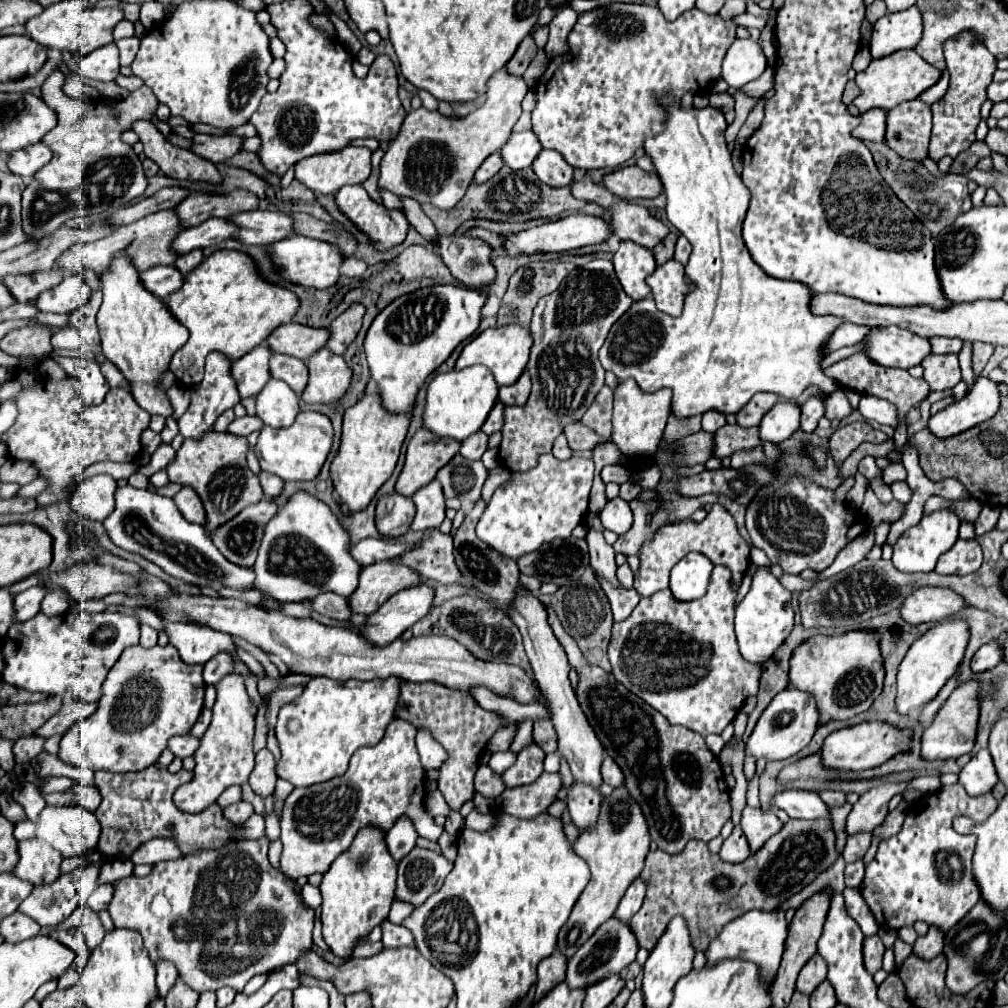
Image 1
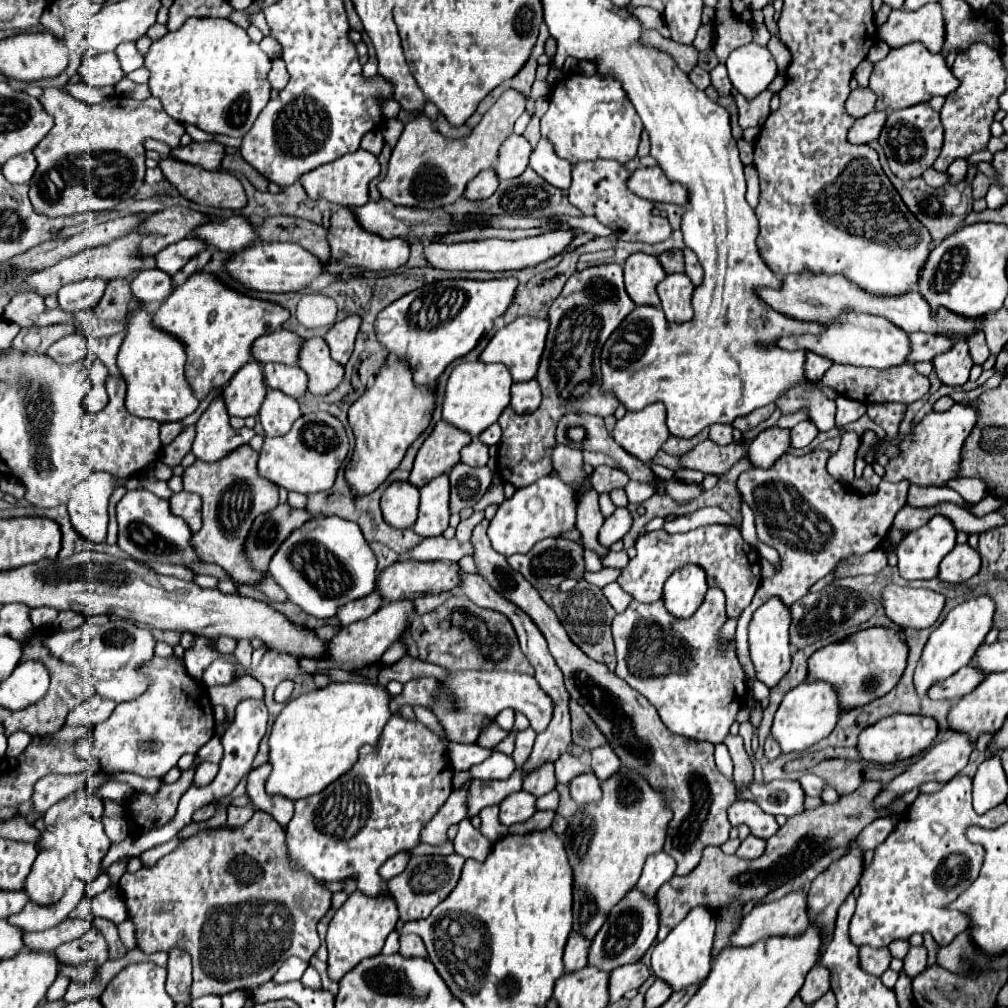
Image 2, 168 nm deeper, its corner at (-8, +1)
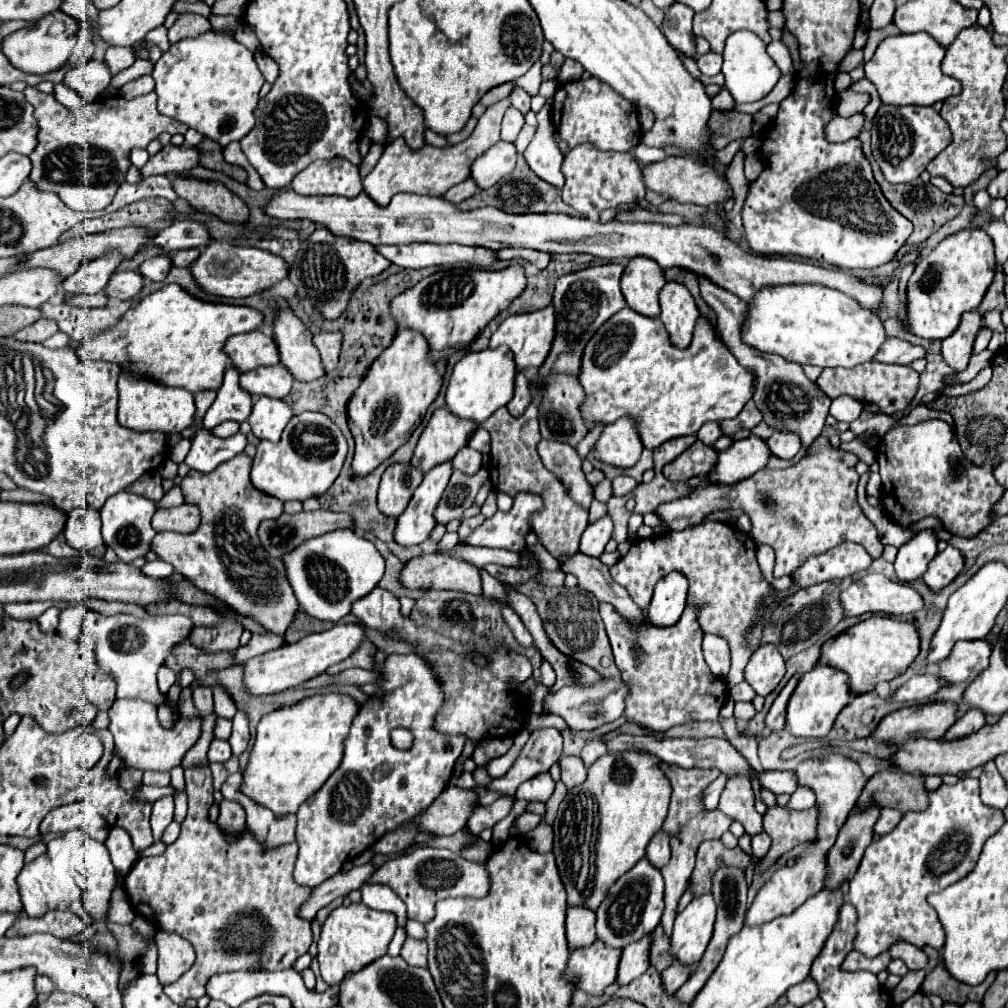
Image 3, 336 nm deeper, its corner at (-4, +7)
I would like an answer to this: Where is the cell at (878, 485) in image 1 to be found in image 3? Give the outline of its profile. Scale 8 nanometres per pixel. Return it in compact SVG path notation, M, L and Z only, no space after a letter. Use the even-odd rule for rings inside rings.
M931 419L931 421L921 421L917 425L895 425L889 429L881 441L879 441L879 473L883 479L883 507L889 515L889 519L909 525L915 523L927 515L937 515L943 525L953 533L953 535L963 535L963 537L973 537L981 529L985 529L991 523L991 505L1003 495L1005 487L1001 487L991 469L1001 461L1001 459L987 459L981 467L969 463L959 447L953 433L953 427L941 419Z

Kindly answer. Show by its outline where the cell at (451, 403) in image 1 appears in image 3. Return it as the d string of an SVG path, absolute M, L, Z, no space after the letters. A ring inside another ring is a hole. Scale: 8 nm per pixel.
M507 347L467 353L453 367L447 395L445 395L447 409L461 419L469 419L469 421L481 425L485 419L491 417L491 413L495 413L499 407L503 407L507 401L511 401L515 375L517 375L515 361Z

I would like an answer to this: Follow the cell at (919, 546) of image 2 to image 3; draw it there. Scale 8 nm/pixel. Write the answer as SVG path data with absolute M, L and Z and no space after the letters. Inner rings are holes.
M923 529L915 533L907 543L899 547L895 559L895 573L899 581L911 583L927 571L931 559L937 555L937 535L933 529Z

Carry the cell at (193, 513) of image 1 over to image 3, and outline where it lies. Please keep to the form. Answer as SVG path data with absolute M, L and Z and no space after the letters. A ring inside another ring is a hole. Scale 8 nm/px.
M183 503L179 507L157 509L153 515L155 531L175 531L175 533L191 533L201 523L201 511L197 505Z

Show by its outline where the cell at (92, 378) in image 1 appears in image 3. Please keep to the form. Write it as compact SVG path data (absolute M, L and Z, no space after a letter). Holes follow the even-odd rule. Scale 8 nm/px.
M171 283L143 297L121 317L121 321L113 329L89 341L81 341L81 345L77 347L77 355L79 359L103 359L119 363L121 367L127 367L135 373L143 373L165 385L185 387L193 393L201 389L221 387L217 391L217 399L203 417L203 425L207 429L213 429L227 419L243 423L251 415L253 395L241 387L239 369L227 367L231 359L223 351L223 347L231 335L255 331L261 323L263 313L253 307L209 303L193 297L181 285Z

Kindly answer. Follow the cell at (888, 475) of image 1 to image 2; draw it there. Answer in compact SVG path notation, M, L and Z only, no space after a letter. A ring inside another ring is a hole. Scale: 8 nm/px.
M815 449L807 455L785 453L771 469L749 469L741 473L737 479L737 493L751 507L755 515L759 541L777 549L781 557L781 571L771 579L761 581L753 597L753 603L741 613L737 621L737 635L735 635L737 657L741 659L743 671L747 673L749 701L755 703L749 719L753 725L751 746L754 753L759 745L757 728L763 711L759 699L753 695L755 669L751 665L749 645L747 645L747 629L755 609L759 609L759 605L767 603L771 597L779 597L783 605L791 607L791 603L803 597L813 583L829 575L831 569L835 569L843 557L851 553L869 553L881 547L883 539L889 533L895 513L907 503L907 491L909 491L907 481L901 483L881 481L877 495L863 497L849 483L837 481L827 473L825 465L829 457L831 453L823 449Z

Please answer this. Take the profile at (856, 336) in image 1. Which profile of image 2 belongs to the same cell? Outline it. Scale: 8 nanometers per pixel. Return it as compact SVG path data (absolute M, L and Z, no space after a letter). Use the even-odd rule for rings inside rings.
M807 353L807 359L805 359L805 377L809 381L819 381L831 365L833 365L831 361L827 361L827 359L819 357L819 355Z

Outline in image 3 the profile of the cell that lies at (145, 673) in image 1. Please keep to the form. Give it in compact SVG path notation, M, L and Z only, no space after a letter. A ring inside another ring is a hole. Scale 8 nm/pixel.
M117 699L109 709L109 731L115 739L115 755L129 769L169 771L177 767L183 755L195 745L201 735L201 717L179 717L171 729L165 729L157 717L157 705L141 699Z

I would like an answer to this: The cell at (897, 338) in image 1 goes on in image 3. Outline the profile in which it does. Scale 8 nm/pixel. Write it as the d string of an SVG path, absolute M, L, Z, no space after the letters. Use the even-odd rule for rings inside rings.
M777 285L767 287L765 291L759 291L759 297L753 299L749 305L749 317L747 327L743 331L743 341L757 347L765 353L777 353L783 355L789 361L795 361L799 365L819 365L819 367L855 367L859 363L871 361L881 345L885 343L887 333L883 327L883 321L863 309L855 299L843 295L841 291L835 291L825 285Z

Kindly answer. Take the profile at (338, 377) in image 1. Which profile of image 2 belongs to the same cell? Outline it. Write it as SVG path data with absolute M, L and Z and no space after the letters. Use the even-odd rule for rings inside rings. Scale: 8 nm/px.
M321 337L303 339L297 365L307 373L307 391L313 395L325 395L333 391L345 375L345 369L331 359L329 347Z

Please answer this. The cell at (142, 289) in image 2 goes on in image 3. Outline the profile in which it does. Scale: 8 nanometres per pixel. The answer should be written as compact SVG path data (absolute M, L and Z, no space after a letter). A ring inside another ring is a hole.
M139 271L115 273L115 275L111 275L111 279L107 283L107 295L127 301L127 299L133 299L135 295L139 295L143 285L145 285L145 277Z

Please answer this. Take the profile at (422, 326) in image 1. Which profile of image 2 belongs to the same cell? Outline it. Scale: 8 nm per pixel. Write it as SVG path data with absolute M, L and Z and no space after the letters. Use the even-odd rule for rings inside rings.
M515 277L491 279L491 281L445 279L445 281L431 283L431 285L423 285L421 289L415 289L415 291L403 295L401 299L397 299L395 303L391 303L389 307L385 307L379 313L379 317L375 321L377 339L387 347L387 351L391 355L399 355L399 357L409 359L415 383L435 385L435 381L445 371L445 367L449 363L453 363L455 359L467 355L477 345L481 335L493 327L493 321L509 309L509 305L513 303L517 285L519 285L519 281Z

